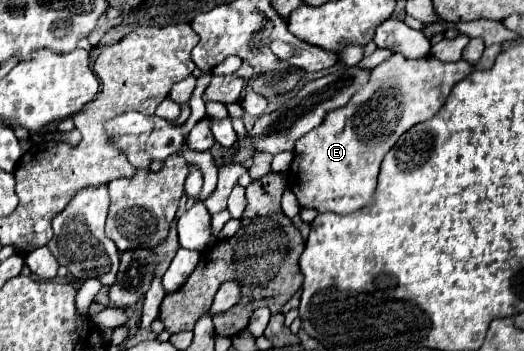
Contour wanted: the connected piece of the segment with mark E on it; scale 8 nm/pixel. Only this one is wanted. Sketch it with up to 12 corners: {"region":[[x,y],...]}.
{"region":[[392,54],[296,140],[300,206],[352,214],[380,164],[460,80],[492,68]]}

